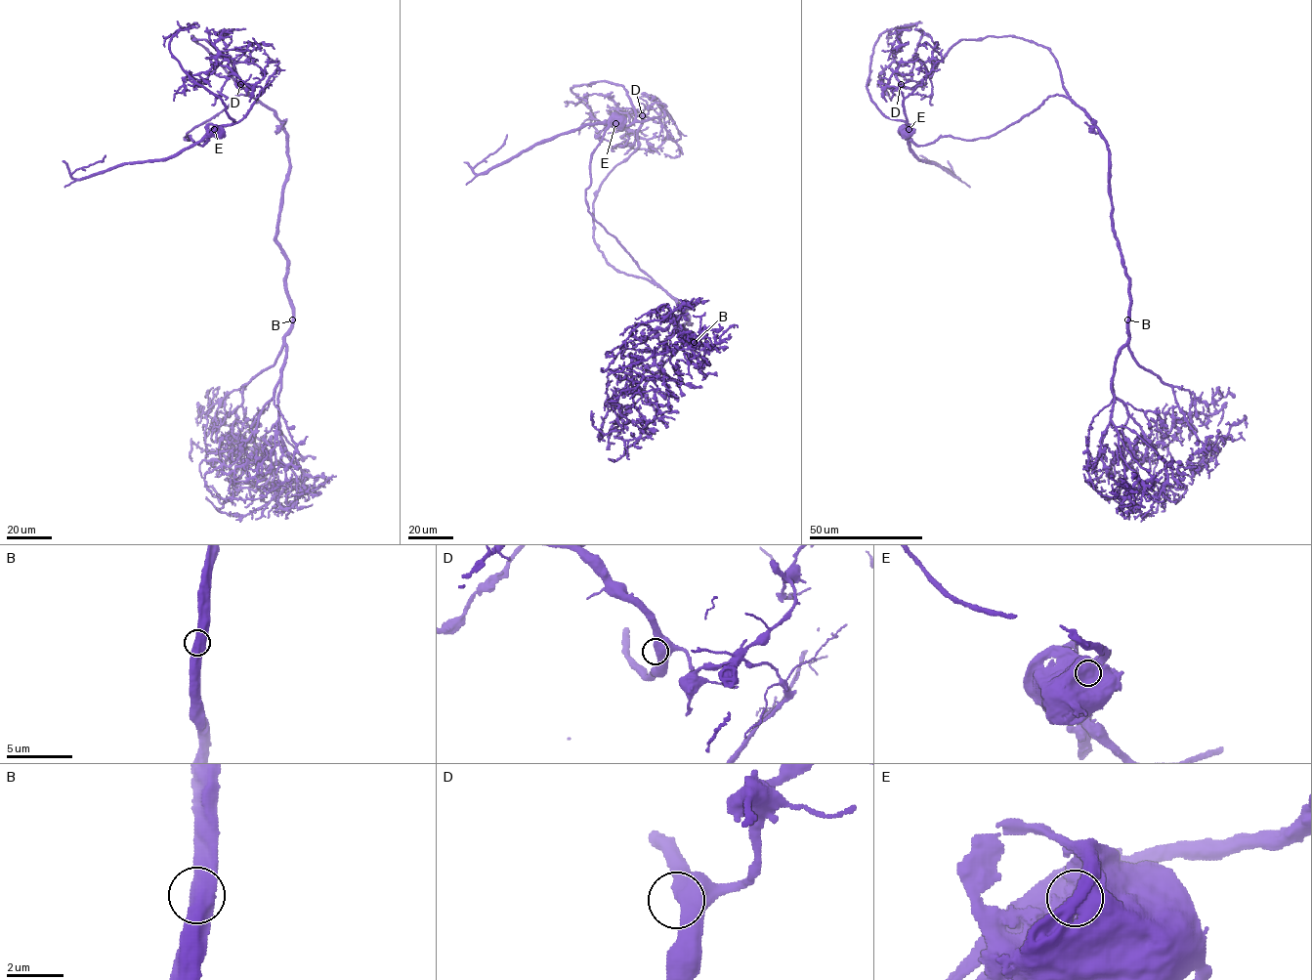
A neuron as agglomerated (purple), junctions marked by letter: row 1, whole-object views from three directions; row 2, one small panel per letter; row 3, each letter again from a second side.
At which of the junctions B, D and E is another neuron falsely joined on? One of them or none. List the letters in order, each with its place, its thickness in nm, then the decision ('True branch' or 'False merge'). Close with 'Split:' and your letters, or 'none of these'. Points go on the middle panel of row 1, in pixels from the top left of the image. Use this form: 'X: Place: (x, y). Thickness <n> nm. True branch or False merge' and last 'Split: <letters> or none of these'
B: Place: (694, 342). Thickness 700 nm. True branch
D: Place: (642, 115). Thickness 700 nm. True branch
E: Place: (615, 123). Thickness 1450 nm. False merge
Split: E

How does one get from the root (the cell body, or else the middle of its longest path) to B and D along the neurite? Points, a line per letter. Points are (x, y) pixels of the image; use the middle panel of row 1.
B: (620, 120), (610, 124), (591, 153), (588, 211), (682, 306), (691, 324), (678, 331), (689, 345), (694, 342)
D: (620, 120), (620, 126), (661, 117), (664, 111), (655, 103), (649, 112), (642, 115)

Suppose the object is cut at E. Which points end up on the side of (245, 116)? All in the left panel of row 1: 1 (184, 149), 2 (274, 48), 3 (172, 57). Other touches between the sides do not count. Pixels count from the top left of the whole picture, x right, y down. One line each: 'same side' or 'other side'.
1: same side
2: other side
3: same side

